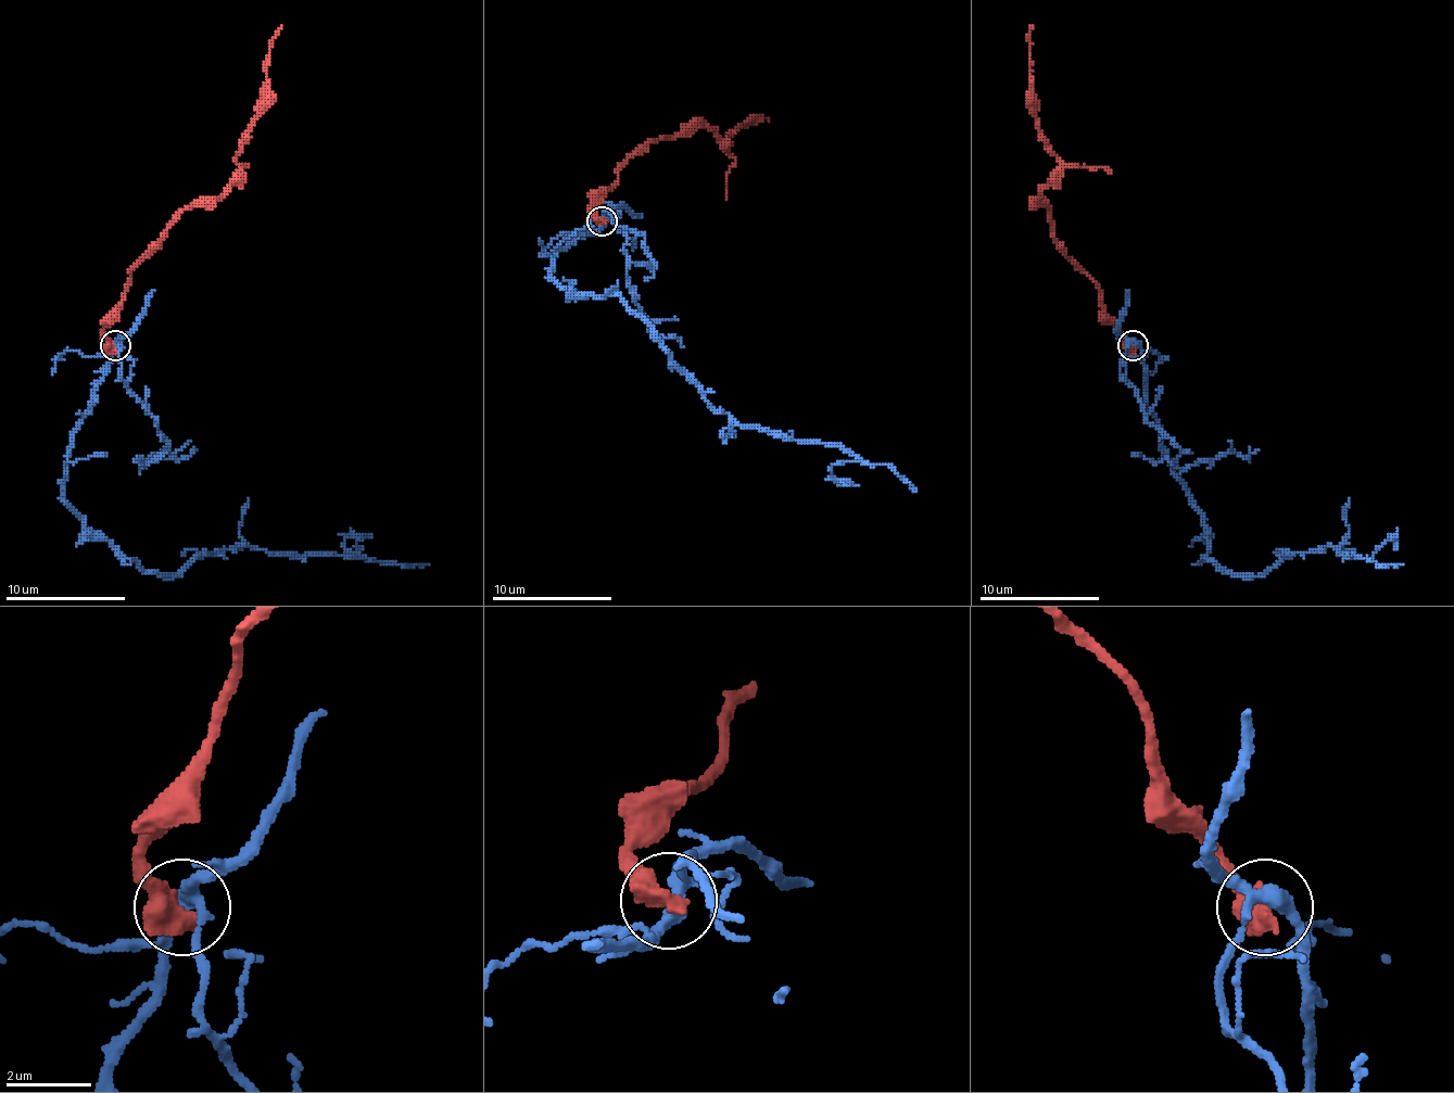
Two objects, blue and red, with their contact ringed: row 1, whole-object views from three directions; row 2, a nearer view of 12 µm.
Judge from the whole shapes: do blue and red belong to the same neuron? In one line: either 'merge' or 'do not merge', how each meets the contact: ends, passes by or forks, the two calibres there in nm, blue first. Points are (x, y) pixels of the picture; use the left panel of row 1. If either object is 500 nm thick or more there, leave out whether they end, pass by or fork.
do not merge; calibres 300 and 650 nm

